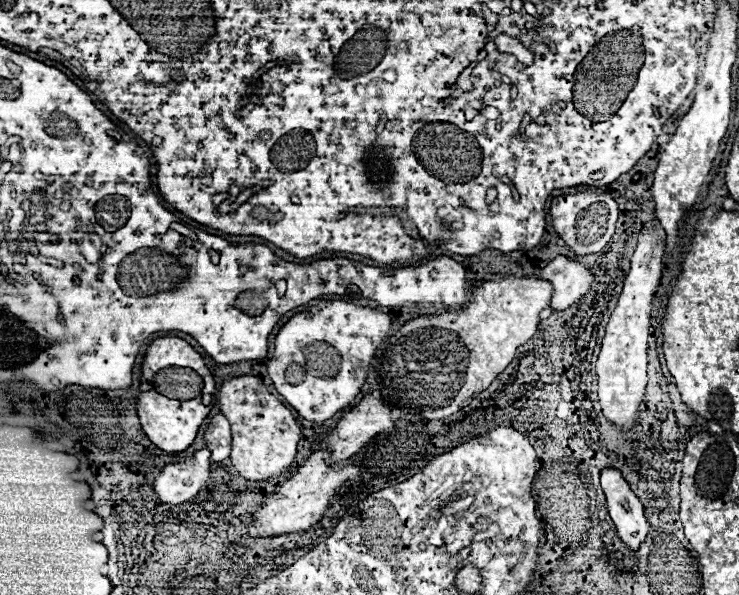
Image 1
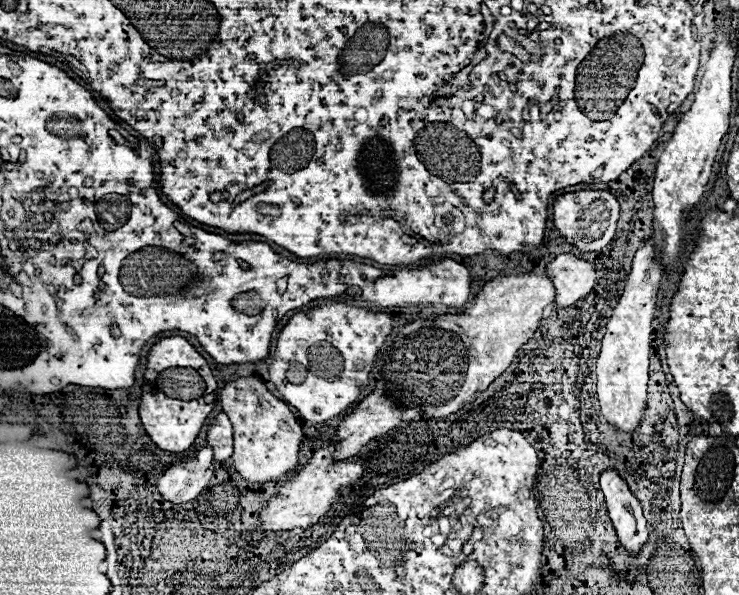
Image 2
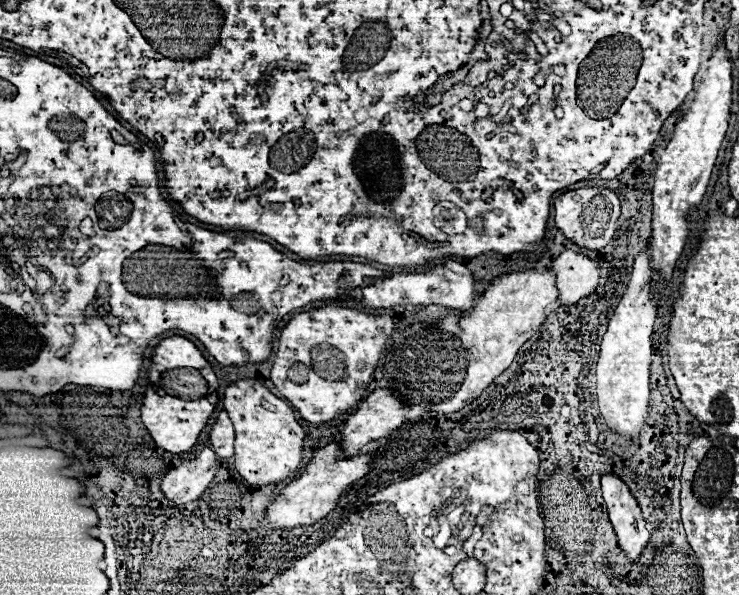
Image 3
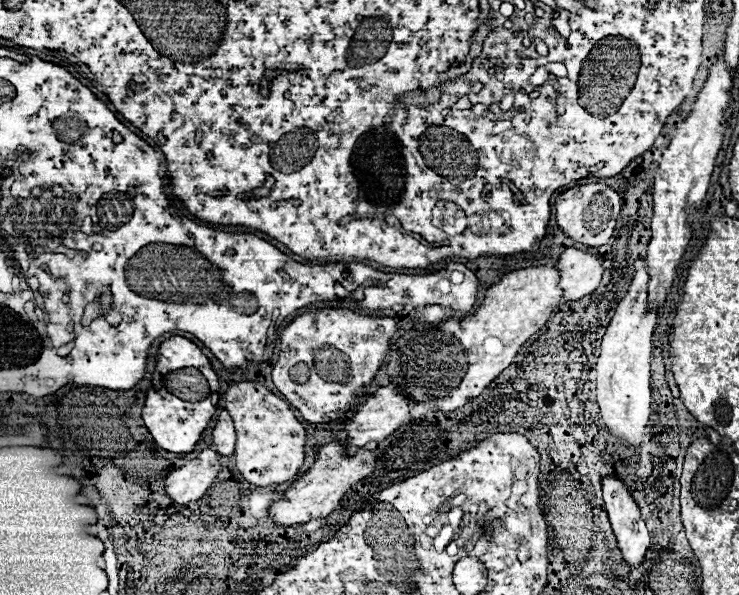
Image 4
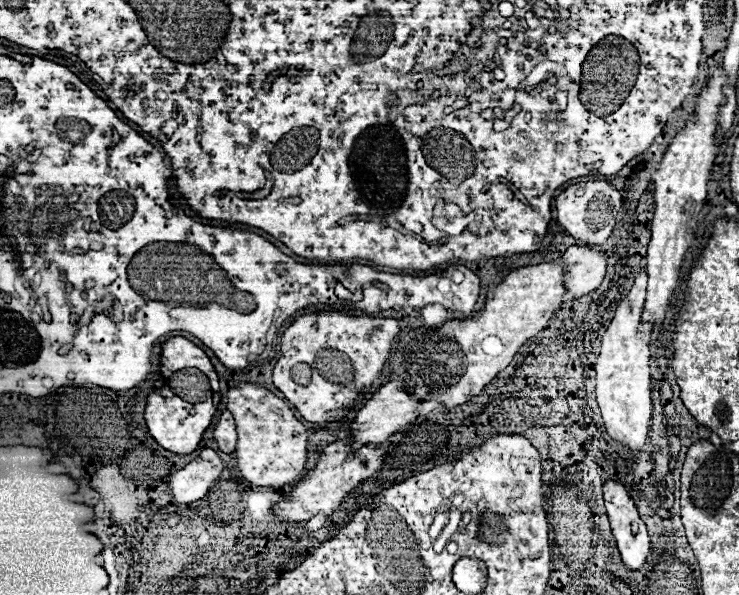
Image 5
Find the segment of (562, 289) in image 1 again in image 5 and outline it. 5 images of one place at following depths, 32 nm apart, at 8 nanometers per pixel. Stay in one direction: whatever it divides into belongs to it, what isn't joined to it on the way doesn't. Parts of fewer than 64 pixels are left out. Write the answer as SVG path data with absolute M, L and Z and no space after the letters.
M570 246L562 260L568 264L564 286L568 298L580 298L596 290L606 274L606 252L594 250L594 246Z

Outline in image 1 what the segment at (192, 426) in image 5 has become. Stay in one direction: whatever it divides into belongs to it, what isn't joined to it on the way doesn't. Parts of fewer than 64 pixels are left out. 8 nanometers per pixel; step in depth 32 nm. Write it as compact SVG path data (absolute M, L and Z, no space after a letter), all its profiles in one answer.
M140 388L138 408L136 410L138 410L142 430L146 432L146 436L160 450L182 452L194 442L194 438L198 434L198 428L202 426L204 418L212 410L212 406L204 406L200 398L194 398L194 400L170 400L170 398L162 396L162 394L158 394L154 388Z

